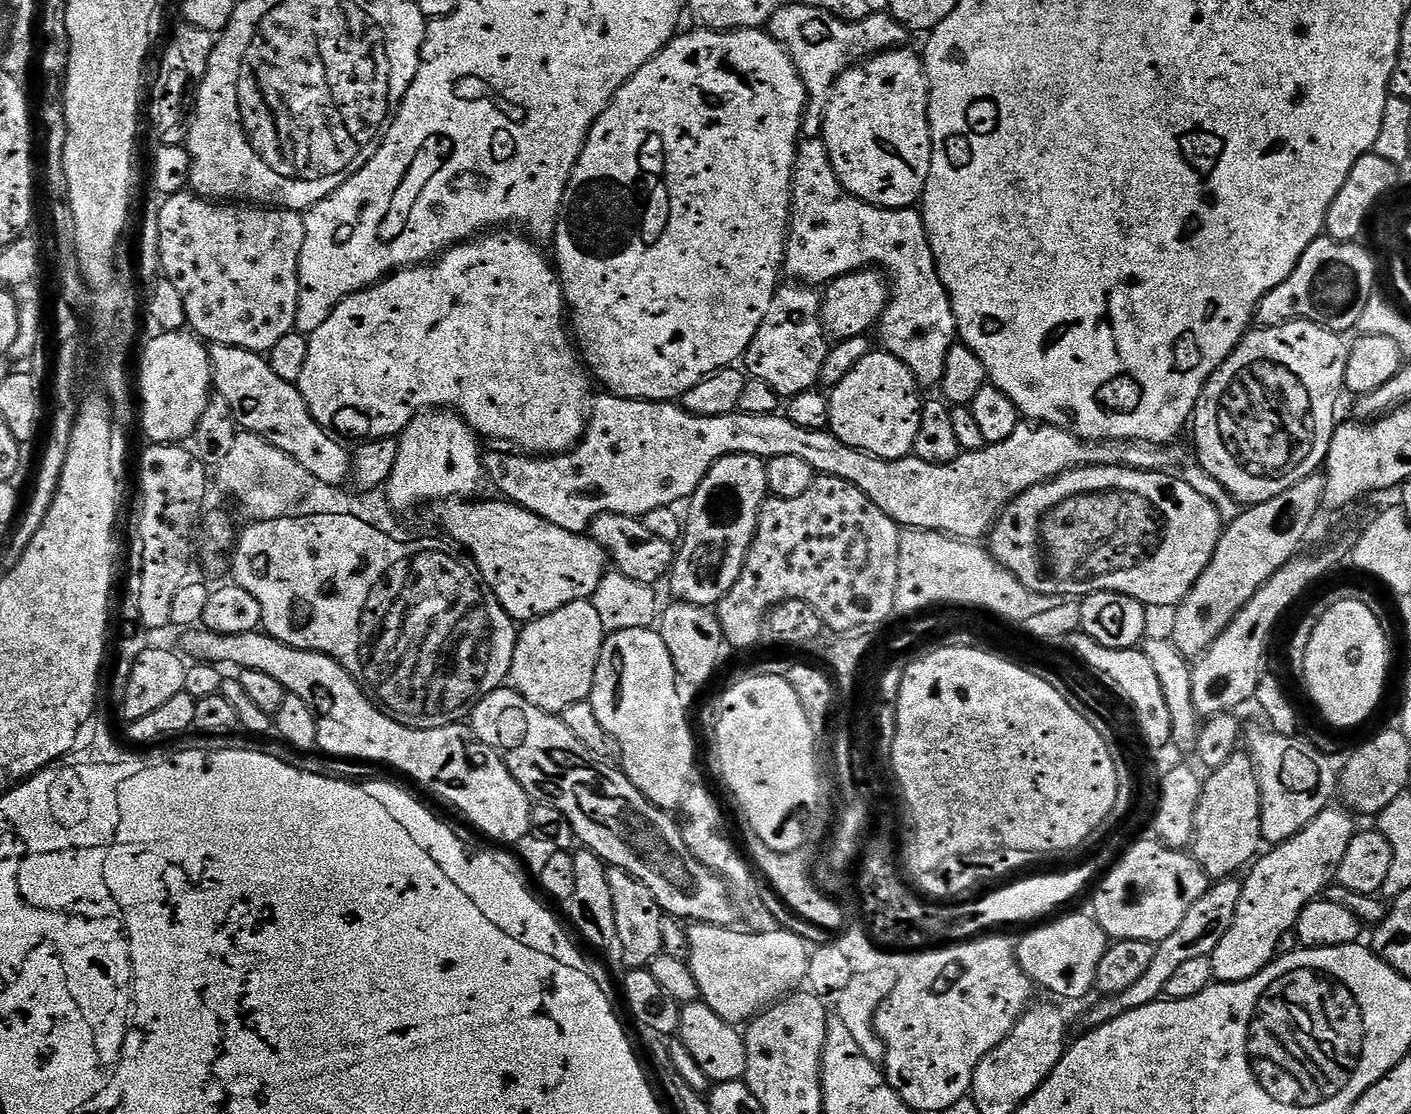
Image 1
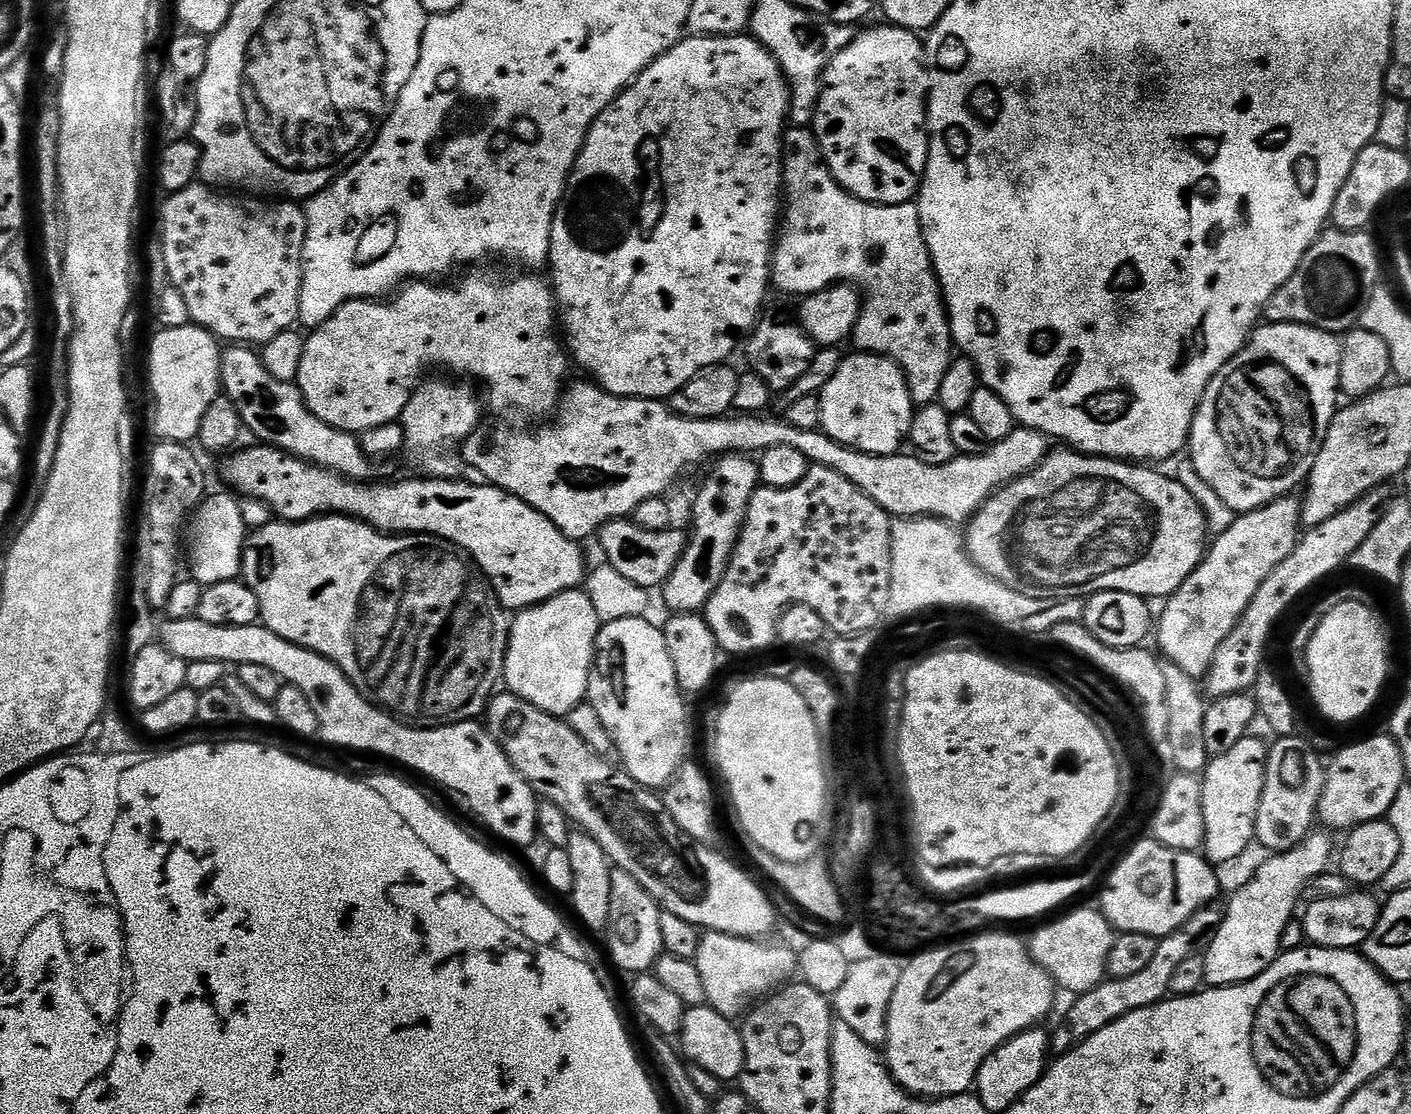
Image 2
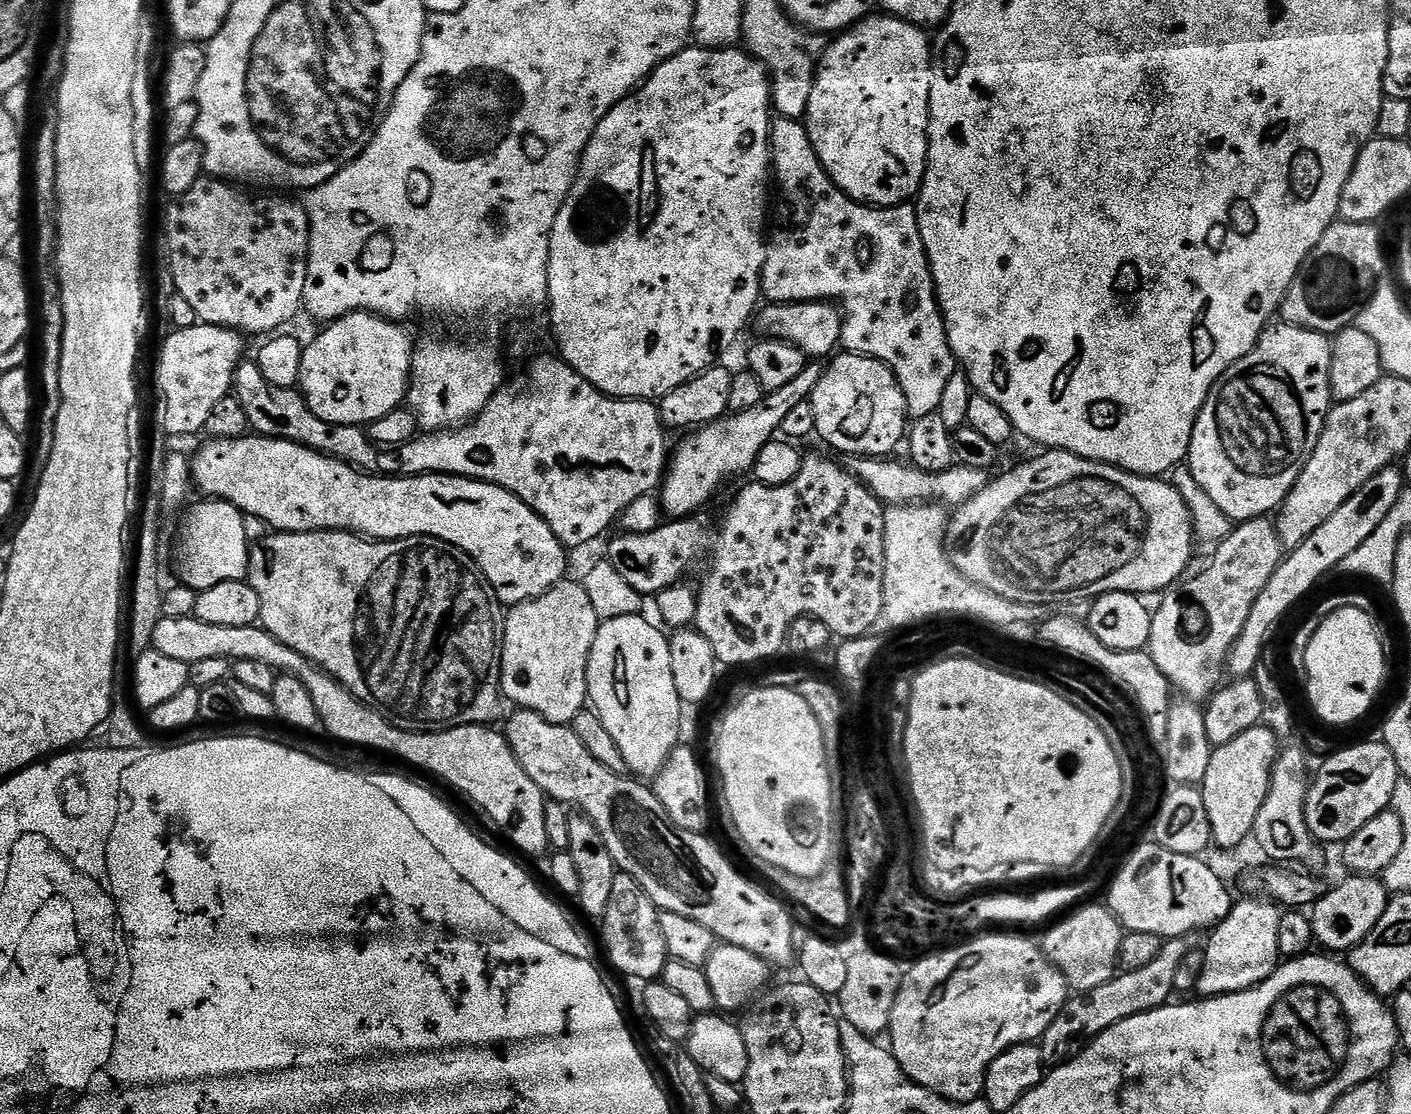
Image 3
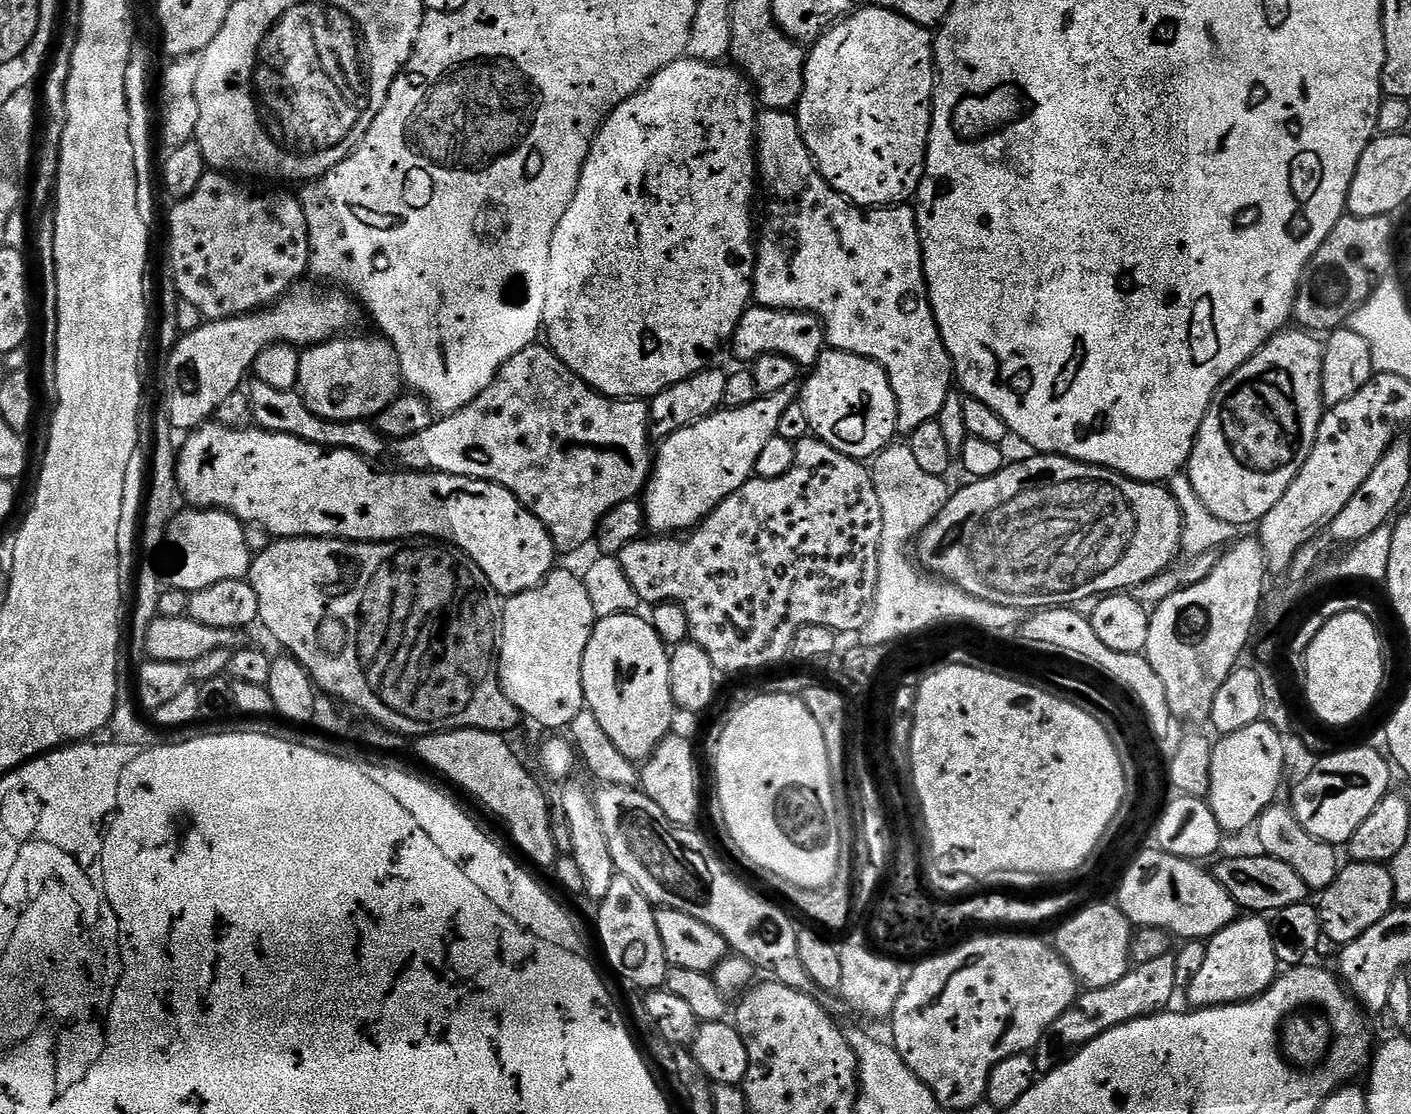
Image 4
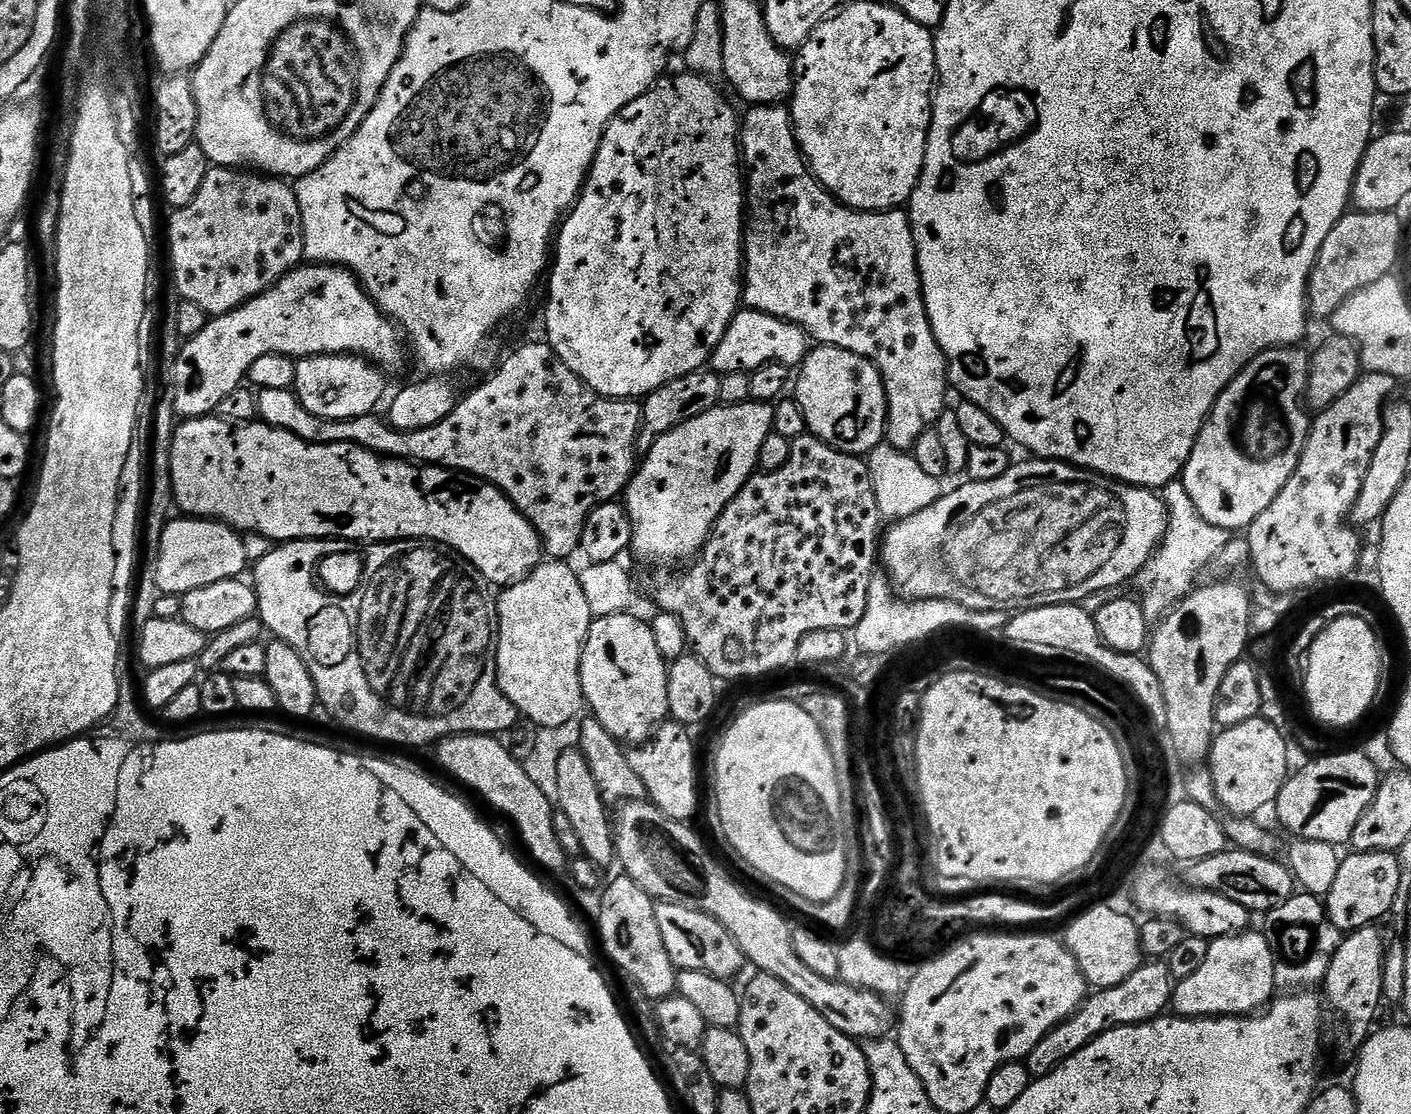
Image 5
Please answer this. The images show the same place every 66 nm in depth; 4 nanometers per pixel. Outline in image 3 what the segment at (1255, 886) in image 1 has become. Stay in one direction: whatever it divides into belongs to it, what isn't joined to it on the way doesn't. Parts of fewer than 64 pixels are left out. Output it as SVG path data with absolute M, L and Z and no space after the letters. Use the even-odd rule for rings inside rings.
M1264 898L1237 899L1230 914L1211 929L1203 945L1204 965L1202 978L1198 978L1196 992L1201 997L1225 996L1258 986L1281 963L1278 950L1278 922L1282 912L1275 903Z

